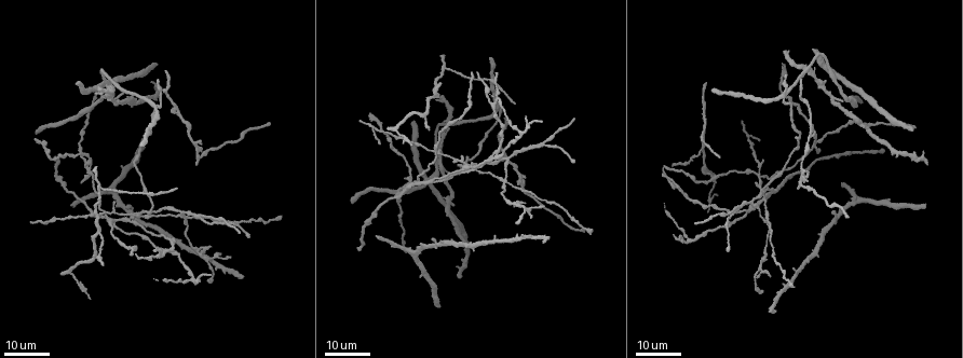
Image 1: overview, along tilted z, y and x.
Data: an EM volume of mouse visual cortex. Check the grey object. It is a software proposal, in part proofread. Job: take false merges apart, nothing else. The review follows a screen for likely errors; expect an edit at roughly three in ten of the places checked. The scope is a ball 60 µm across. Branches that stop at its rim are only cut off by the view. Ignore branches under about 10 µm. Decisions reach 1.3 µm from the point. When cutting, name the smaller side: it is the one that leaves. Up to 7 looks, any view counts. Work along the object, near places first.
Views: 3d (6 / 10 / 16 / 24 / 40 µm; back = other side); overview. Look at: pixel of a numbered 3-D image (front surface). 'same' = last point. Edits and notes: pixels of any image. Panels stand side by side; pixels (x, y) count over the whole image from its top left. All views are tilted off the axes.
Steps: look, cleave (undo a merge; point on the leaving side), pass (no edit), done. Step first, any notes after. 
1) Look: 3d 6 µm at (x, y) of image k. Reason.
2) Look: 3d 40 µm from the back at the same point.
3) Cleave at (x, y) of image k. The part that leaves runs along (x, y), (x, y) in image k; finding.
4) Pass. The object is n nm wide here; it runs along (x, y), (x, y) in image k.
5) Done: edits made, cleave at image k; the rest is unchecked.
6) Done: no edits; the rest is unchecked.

Look: 3d 16 µm at (813, 143) of image 1. Three-way junction.

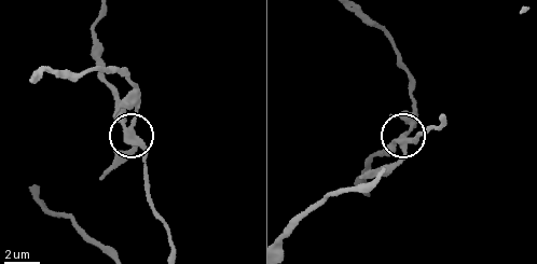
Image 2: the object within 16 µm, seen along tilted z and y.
Look: 3d 6 µm at (130, 129) of image 2.

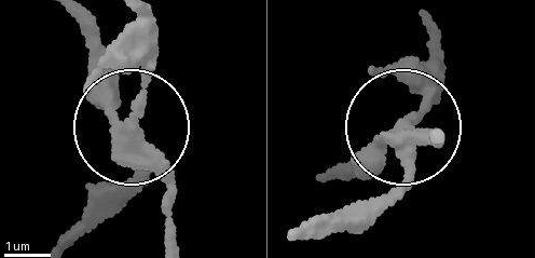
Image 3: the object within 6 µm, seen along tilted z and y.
Cleave at (147, 181) of image 3. The object is 270 nm wide here; the part that leaves runs along (133, 140), (146, 13) in image 3; a second cell is stuck on.

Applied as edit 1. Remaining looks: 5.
Look: 3d 16 µm at (198, 215) of image 1. Two arms in line, one across.

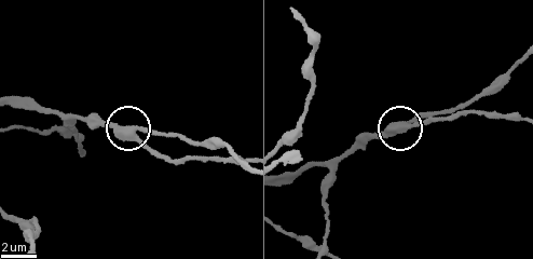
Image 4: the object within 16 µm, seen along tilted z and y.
Look: 3d 10 µm at (132, 132) of image 4.

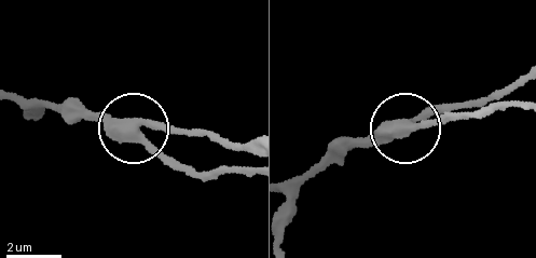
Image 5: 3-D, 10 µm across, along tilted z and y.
Pass. The side arm is 14 µm long; 3 arms meet here; continuous, no second cell.

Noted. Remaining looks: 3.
Look: 3d 16 µm at (182, 214) of image 1. Three arms meet.

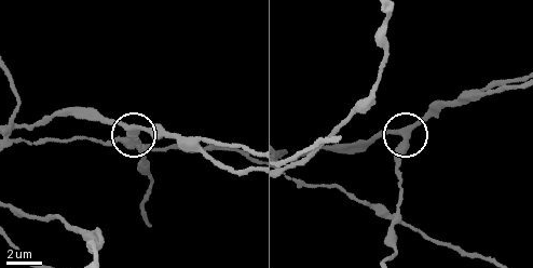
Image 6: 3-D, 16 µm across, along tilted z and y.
Look: 3d 10 µm at (405, 137) of image 6.

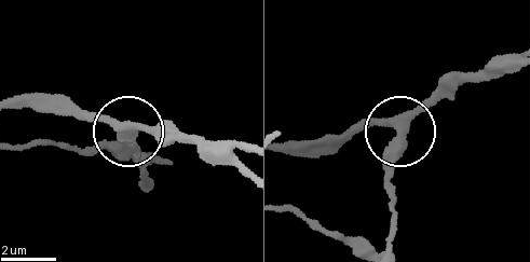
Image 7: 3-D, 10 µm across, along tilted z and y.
Pass. 3 arms meet here; it runs along (282, 150), (330, 145), (374, 123), (399, 129), (445, 83) in image 7; continuous, no second cell.

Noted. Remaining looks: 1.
Done: edits made, cleave at image 3; the rest is unchecked.

